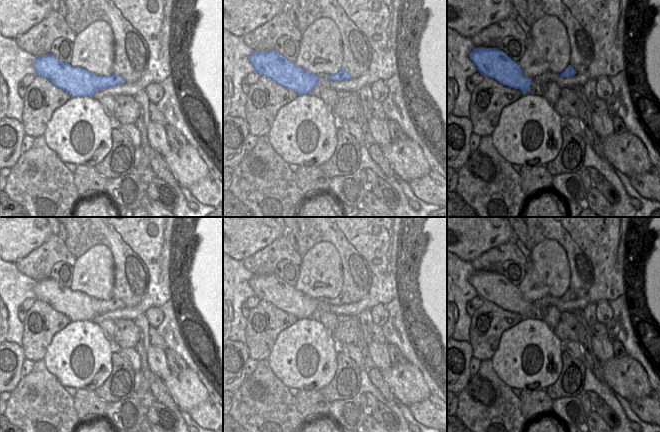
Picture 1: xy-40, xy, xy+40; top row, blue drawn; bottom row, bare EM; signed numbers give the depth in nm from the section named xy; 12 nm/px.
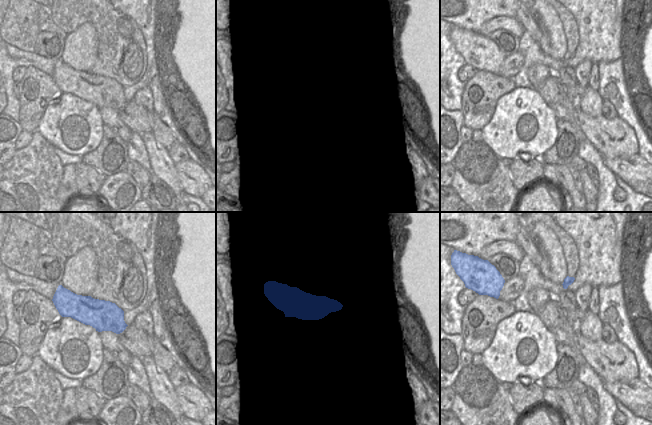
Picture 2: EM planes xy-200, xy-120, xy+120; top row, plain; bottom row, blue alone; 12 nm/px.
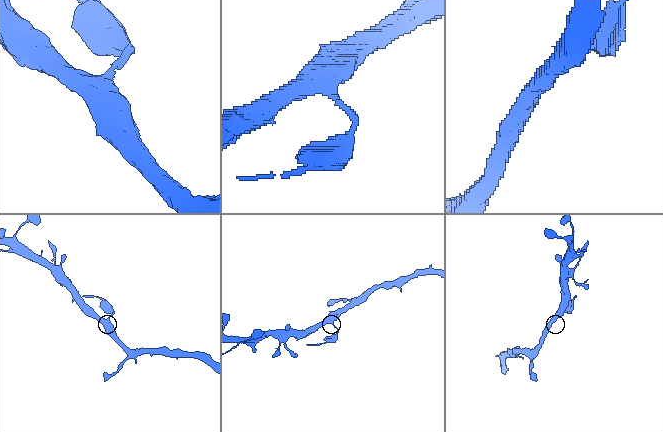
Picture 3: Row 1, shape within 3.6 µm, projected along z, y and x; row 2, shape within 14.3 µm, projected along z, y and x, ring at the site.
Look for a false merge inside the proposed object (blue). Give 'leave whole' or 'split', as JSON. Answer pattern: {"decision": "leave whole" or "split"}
{"decision": "split"}

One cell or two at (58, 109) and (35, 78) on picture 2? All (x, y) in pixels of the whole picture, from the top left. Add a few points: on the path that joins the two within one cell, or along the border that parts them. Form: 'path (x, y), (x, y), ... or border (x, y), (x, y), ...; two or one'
border (61, 92), (47, 105), (39, 120); two

